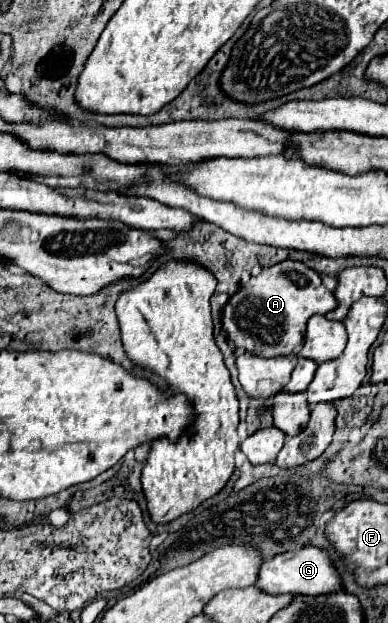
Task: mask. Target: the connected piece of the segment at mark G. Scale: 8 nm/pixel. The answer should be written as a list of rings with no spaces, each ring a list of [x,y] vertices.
[[[305,545],[301,549],[287,551],[287,553],[275,555],[273,559],[263,561],[255,585],[259,589],[263,589],[263,593],[273,593],[273,595],[281,595],[281,593],[319,595],[319,593],[331,593],[331,591],[341,589],[339,575],[335,571],[335,567],[331,565],[327,553],[319,547],[313,547],[313,545]]]

